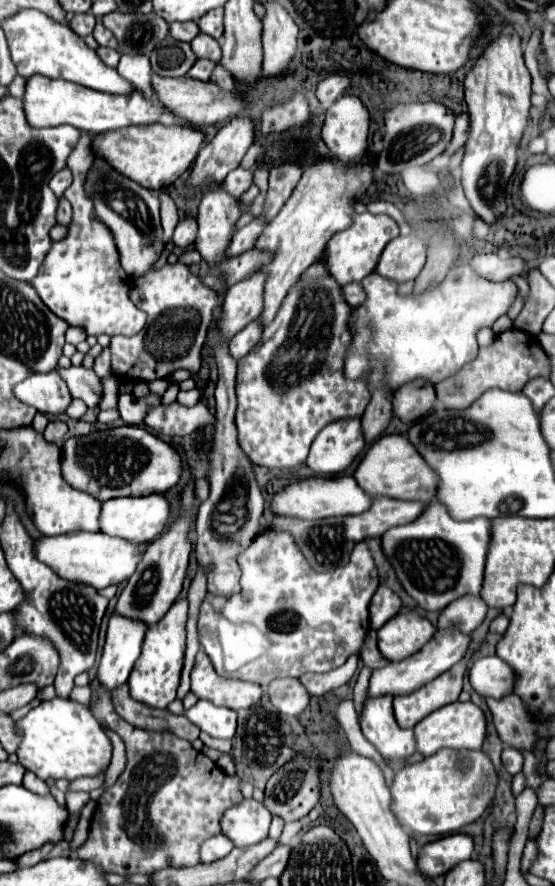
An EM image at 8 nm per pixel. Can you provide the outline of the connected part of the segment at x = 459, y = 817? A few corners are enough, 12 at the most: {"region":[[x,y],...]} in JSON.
{"region":[[439,750],[397,770],[393,812],[443,836],[493,802],[483,750]]}

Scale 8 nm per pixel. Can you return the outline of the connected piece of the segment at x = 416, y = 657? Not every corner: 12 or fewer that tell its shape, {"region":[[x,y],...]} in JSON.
{"region":[[437,630],[421,652],[373,670],[367,694],[421,688],[465,656],[471,636]]}

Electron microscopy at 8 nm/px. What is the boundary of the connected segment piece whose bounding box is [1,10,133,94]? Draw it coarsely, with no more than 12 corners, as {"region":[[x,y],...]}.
{"region":[[37,10],[1,22],[19,76],[107,94],[133,84],[67,24]]}

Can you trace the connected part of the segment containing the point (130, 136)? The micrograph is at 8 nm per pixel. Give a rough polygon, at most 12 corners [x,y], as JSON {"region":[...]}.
{"region":[[193,126],[121,128],[93,148],[129,180],[159,190],[195,160]]}

